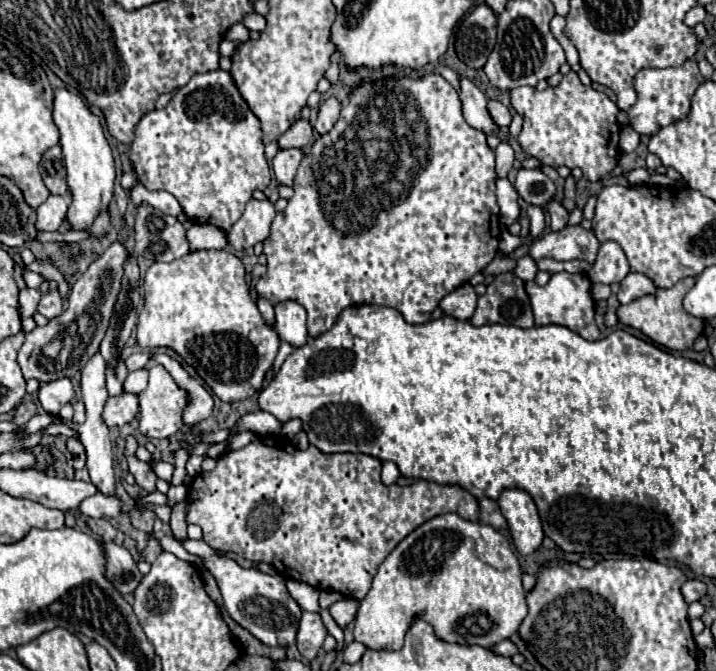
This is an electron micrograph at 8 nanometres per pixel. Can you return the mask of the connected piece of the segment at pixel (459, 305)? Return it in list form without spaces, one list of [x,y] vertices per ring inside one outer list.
[[[461,284],[459,288],[455,288],[455,292],[447,294],[439,306],[443,308],[445,314],[457,320],[469,320],[477,306],[477,294],[471,284]]]

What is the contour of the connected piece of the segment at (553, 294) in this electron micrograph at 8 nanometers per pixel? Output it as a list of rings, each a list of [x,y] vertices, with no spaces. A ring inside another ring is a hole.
[[[559,272],[549,278],[547,286],[527,286],[525,290],[531,298],[535,324],[559,324],[577,332],[585,340],[599,340],[599,328],[595,324],[595,302],[591,298],[591,280],[587,274]]]

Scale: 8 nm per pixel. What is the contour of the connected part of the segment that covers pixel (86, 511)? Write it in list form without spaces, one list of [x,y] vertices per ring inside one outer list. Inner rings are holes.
[[[95,494],[79,504],[79,512],[89,518],[113,518],[121,512],[121,500],[117,496]]]

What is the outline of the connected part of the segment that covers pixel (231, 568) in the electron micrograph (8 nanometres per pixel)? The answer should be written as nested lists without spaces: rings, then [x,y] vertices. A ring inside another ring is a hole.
[[[185,538],[183,548],[189,554],[195,554],[203,560],[203,568],[217,580],[219,590],[223,594],[227,614],[253,636],[257,636],[267,646],[291,646],[295,644],[297,624],[301,618],[299,604],[289,596],[285,580],[277,576],[263,574],[255,568],[241,568],[235,560],[227,558],[223,552],[211,548],[205,540]]]

